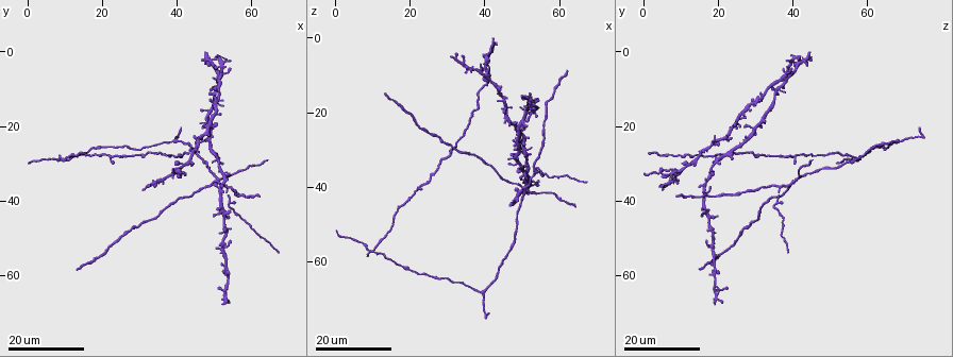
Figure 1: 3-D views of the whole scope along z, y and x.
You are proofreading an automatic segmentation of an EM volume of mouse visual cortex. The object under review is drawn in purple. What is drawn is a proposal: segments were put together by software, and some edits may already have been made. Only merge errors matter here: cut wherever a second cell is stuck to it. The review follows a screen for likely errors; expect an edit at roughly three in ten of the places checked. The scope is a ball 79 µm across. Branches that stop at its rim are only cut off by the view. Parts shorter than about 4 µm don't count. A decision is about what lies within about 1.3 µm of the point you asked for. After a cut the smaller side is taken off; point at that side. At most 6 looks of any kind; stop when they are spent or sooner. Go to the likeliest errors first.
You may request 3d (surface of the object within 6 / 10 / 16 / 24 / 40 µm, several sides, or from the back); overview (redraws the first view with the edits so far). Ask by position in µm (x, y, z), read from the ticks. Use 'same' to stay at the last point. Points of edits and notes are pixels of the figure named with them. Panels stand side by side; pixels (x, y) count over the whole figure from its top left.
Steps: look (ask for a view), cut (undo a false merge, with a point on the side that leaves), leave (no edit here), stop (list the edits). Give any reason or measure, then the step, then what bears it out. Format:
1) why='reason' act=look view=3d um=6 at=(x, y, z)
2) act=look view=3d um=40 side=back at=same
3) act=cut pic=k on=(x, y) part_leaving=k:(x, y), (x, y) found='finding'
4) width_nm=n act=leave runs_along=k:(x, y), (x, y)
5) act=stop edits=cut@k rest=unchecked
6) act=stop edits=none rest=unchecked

act=look view=3d um=16 at=(9.5, 28.5, 57.0)

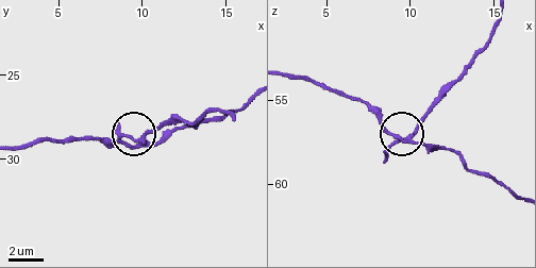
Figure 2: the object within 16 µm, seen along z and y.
why='zoom in' act=look view=3d um=6 at=(9.9, 29.1, 57.3)

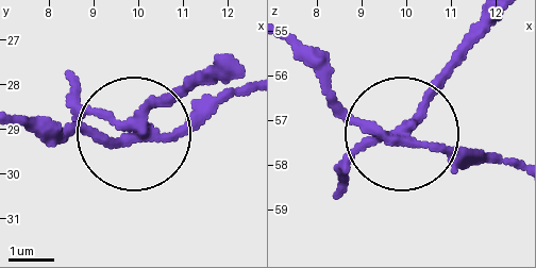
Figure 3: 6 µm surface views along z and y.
act=cut pic=3 on=(71, 112) part_leaving=3:(135, 122), (223, 80) found='a second cell is stuck on'

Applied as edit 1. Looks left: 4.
act=look view=overview

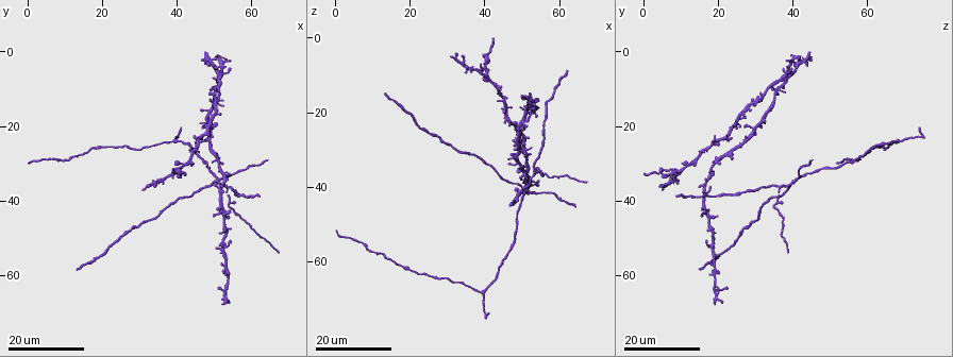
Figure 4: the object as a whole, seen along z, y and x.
why='arms part here' act=look view=3d um=24 at=(51.0, 34.5, 41.0)

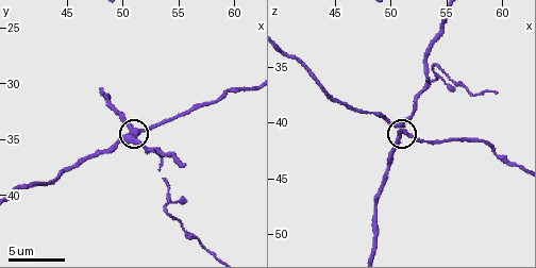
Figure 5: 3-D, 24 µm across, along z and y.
act=look view=3d um=10 at=(51.2, 34.2, 40.8)

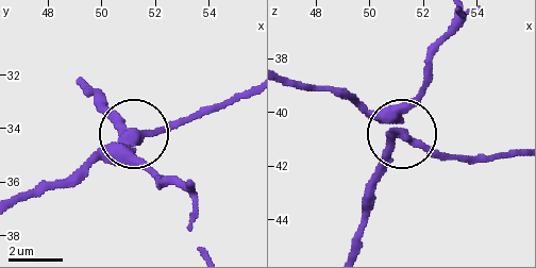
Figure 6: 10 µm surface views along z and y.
act=cut pic=6 on=(163, 128) part_leaving=6:(126, 136), (151, 136), (247, 98) found='a second cell is stuck on'

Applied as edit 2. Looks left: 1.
why='sudden change in width' act=look view=3d um=10 at=(54.2, 41.6, 34.8)

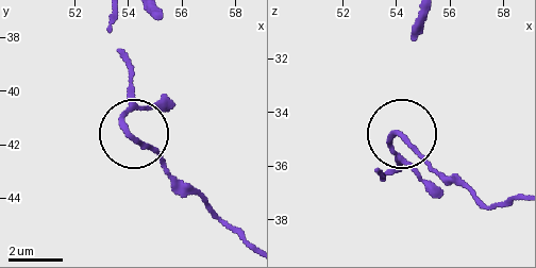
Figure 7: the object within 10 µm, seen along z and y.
width_nm=170 act=leave runs_along=7:(112, 20), (132, 82), (128, 130), (178, 183) found='all the same cell'

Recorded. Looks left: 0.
act=stop edits=cut@3,cut@6 rest=unchecked

